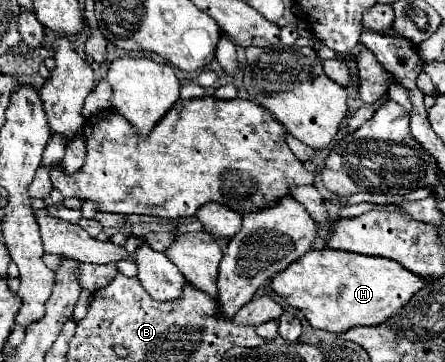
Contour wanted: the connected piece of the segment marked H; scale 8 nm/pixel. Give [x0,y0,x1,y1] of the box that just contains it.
[271,249,427,333]

